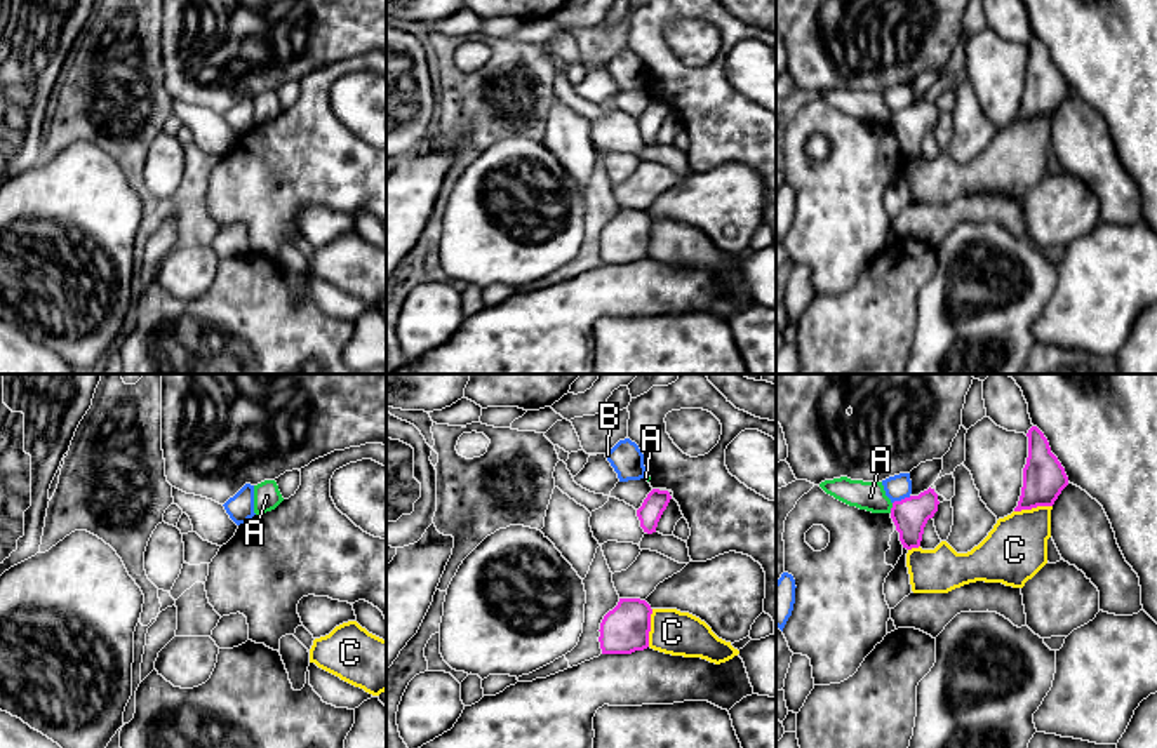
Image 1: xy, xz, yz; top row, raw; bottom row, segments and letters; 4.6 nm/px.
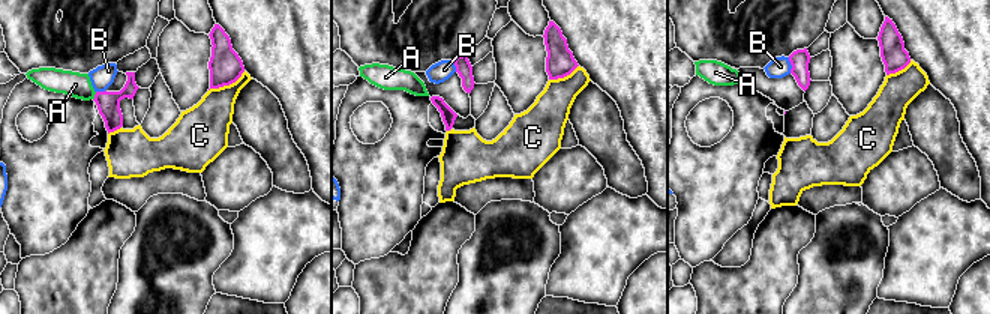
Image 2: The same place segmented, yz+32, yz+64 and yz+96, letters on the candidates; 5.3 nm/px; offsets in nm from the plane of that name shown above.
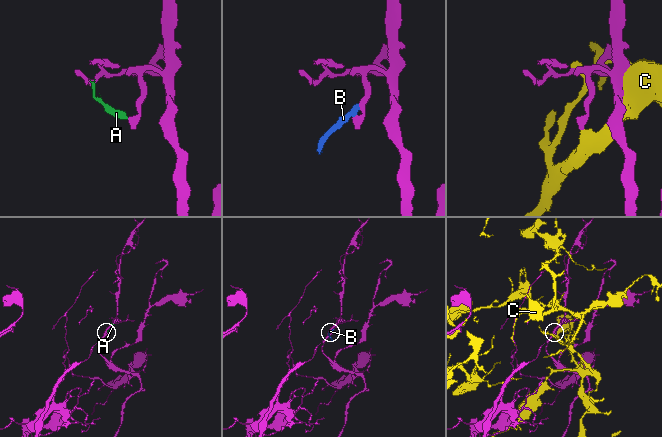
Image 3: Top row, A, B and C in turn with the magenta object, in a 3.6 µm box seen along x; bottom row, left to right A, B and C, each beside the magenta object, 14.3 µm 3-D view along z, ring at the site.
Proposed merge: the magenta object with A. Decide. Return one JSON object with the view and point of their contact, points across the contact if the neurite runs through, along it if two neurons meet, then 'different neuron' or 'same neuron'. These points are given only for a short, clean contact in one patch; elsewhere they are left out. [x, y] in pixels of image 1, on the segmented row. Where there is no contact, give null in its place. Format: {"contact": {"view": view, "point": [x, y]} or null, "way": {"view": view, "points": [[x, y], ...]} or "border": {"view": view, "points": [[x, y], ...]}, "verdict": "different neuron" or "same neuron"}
{"contact": {"view": "yz", "point": [891, 508]}, "border": {"view": "yz", "points": [[893, 503], [889, 512]]}, "verdict": "different neuron"}

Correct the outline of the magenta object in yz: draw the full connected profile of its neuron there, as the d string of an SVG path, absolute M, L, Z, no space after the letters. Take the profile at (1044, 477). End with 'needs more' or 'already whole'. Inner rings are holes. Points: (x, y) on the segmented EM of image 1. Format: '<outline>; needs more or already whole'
M1032 426L1028 437L1028 457L1023 468L1023 487L1014 511L1037 506L1053 506L1061 491L1068 485L1068 477L1058 457L1051 452L1044 433Z; already whole

